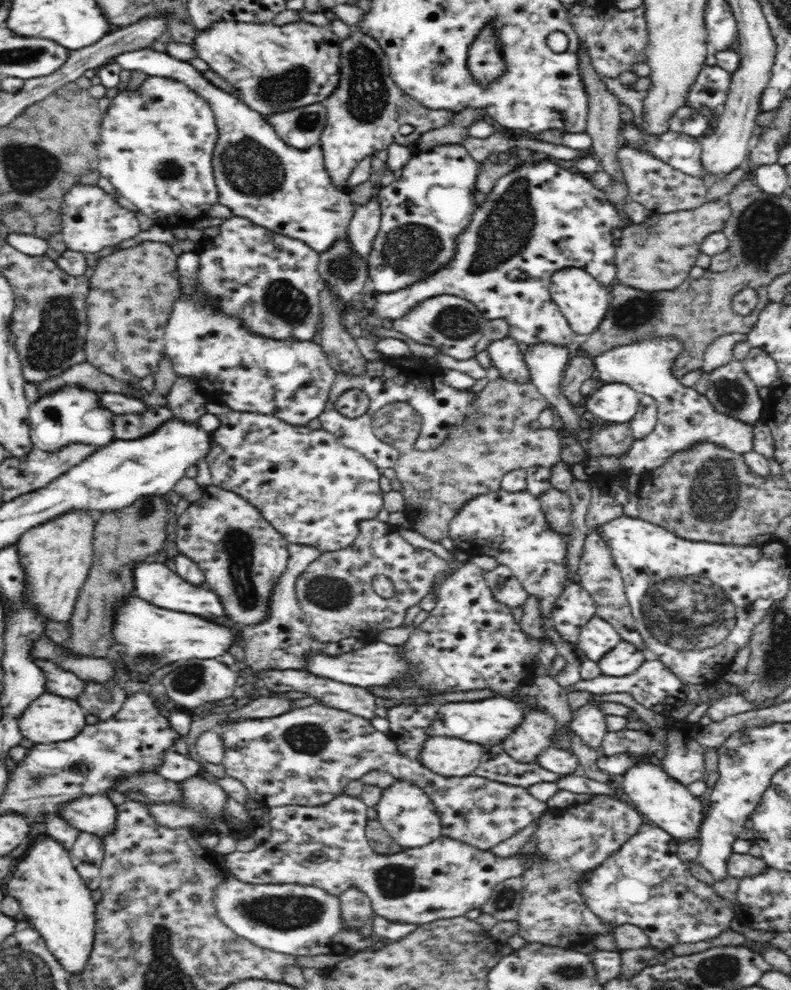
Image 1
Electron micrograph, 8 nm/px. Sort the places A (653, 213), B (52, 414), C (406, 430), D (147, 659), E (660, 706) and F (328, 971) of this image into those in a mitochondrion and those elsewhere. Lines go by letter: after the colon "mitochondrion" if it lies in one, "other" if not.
A: other
B: mitochondrion
C: mitochondrion
D: mitochondrion
E: other
F: other

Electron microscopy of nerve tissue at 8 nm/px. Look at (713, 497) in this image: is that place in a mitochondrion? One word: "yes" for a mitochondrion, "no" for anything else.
yes

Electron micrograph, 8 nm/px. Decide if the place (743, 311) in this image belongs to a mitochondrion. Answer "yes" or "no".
no

